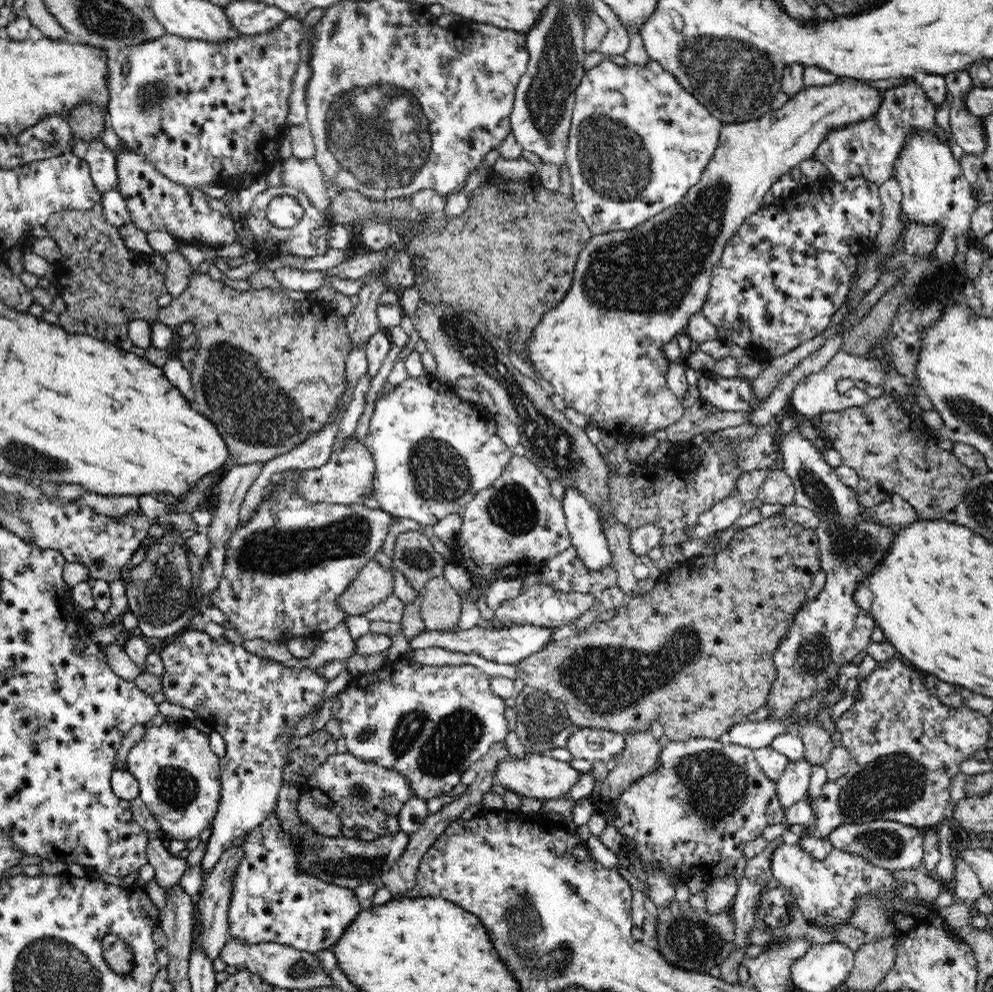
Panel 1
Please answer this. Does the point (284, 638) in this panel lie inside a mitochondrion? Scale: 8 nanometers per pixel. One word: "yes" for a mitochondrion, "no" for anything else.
no

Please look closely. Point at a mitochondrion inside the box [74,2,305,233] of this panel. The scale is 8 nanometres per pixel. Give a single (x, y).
(151, 95)

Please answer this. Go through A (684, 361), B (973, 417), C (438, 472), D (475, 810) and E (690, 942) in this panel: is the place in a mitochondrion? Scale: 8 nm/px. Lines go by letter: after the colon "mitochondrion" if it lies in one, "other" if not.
A: other
B: mitochondrion
C: mitochondrion
D: other
E: mitochondrion

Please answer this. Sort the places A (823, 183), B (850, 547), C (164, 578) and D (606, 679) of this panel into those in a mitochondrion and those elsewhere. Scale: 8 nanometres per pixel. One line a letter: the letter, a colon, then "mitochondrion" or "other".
A: other
B: mitochondrion
C: mitochondrion
D: mitochondrion

